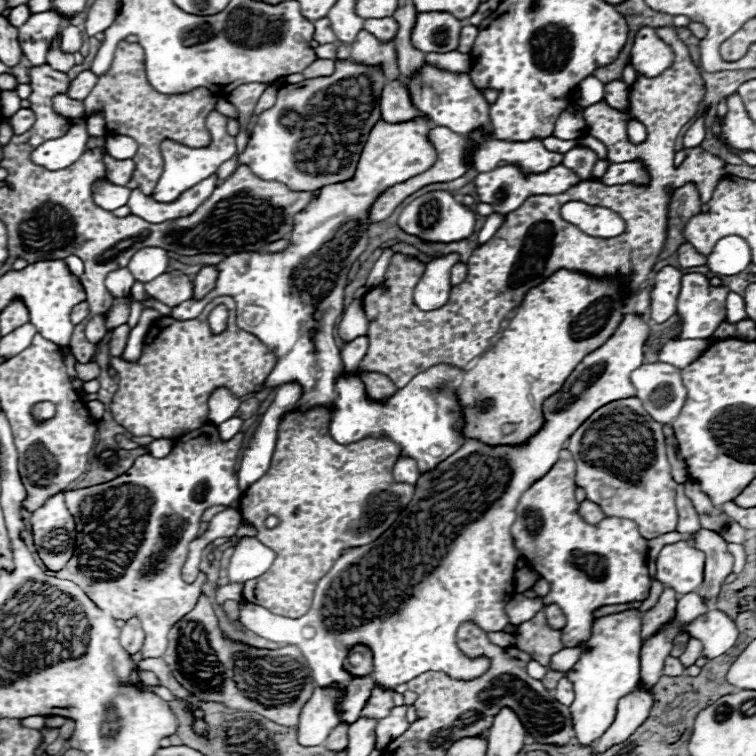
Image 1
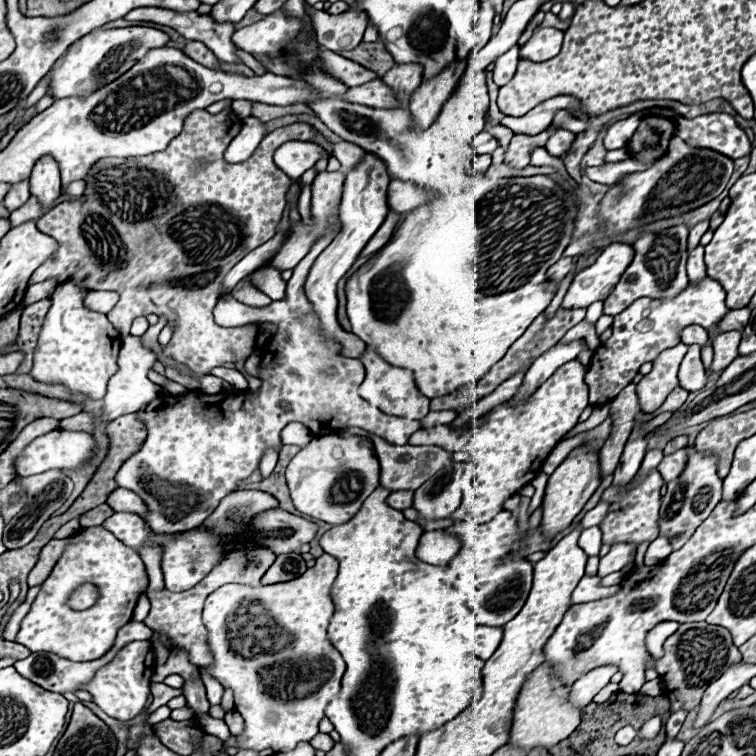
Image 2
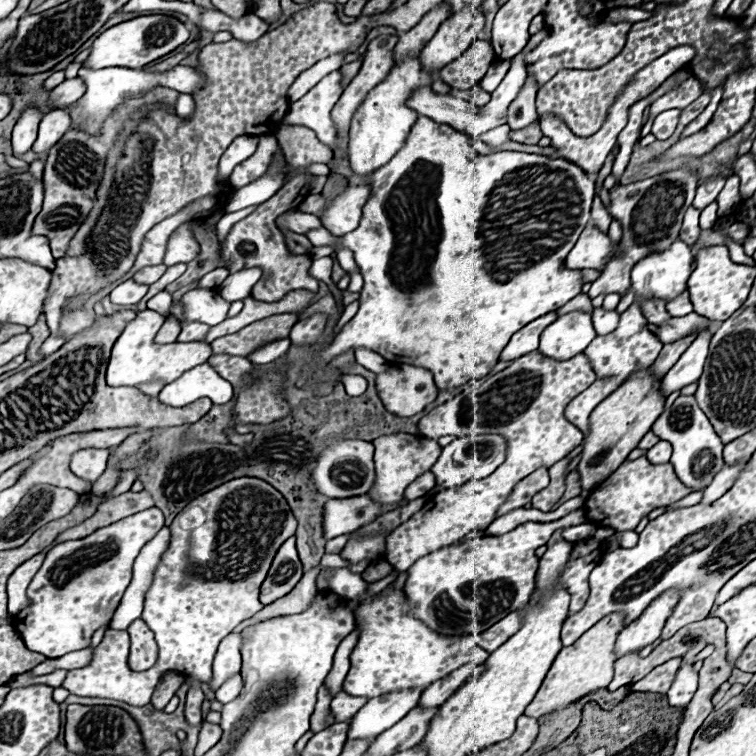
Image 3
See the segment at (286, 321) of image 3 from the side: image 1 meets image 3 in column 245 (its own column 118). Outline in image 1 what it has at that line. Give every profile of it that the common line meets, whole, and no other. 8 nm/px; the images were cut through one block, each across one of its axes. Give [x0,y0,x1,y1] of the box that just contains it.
[108,324,130,356]

